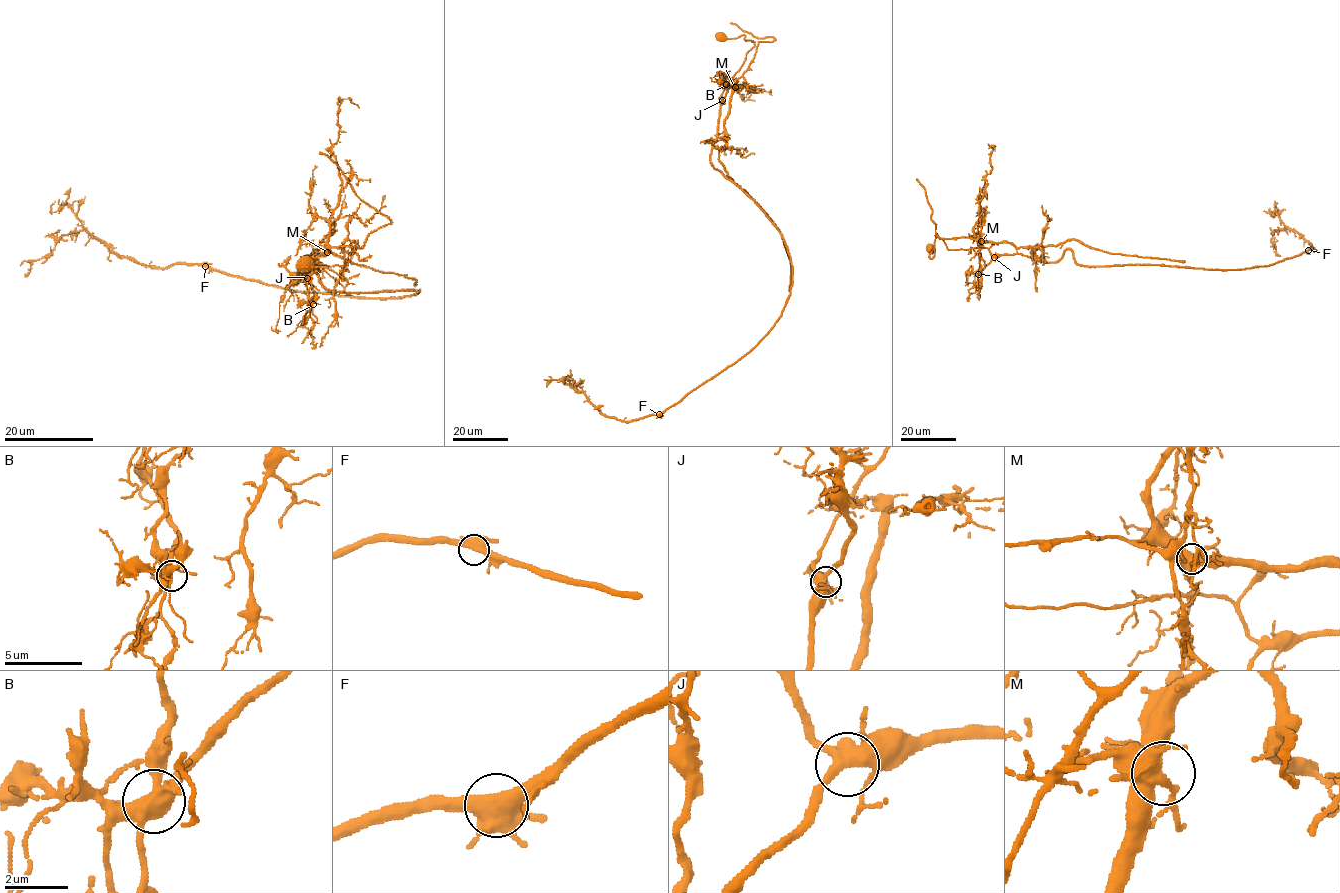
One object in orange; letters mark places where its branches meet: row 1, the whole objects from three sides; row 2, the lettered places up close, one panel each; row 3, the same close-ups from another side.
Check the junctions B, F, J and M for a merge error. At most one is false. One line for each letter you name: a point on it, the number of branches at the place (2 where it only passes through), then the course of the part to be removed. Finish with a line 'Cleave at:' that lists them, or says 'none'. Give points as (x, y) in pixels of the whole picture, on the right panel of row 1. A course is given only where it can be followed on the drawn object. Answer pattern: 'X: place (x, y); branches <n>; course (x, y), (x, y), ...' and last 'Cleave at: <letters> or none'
B: place (978, 274); branches 6; course (979, 273), (980, 242), (1038, 247), (1078, 240), (1101, 251), (1185, 262)
Cleave at: B

